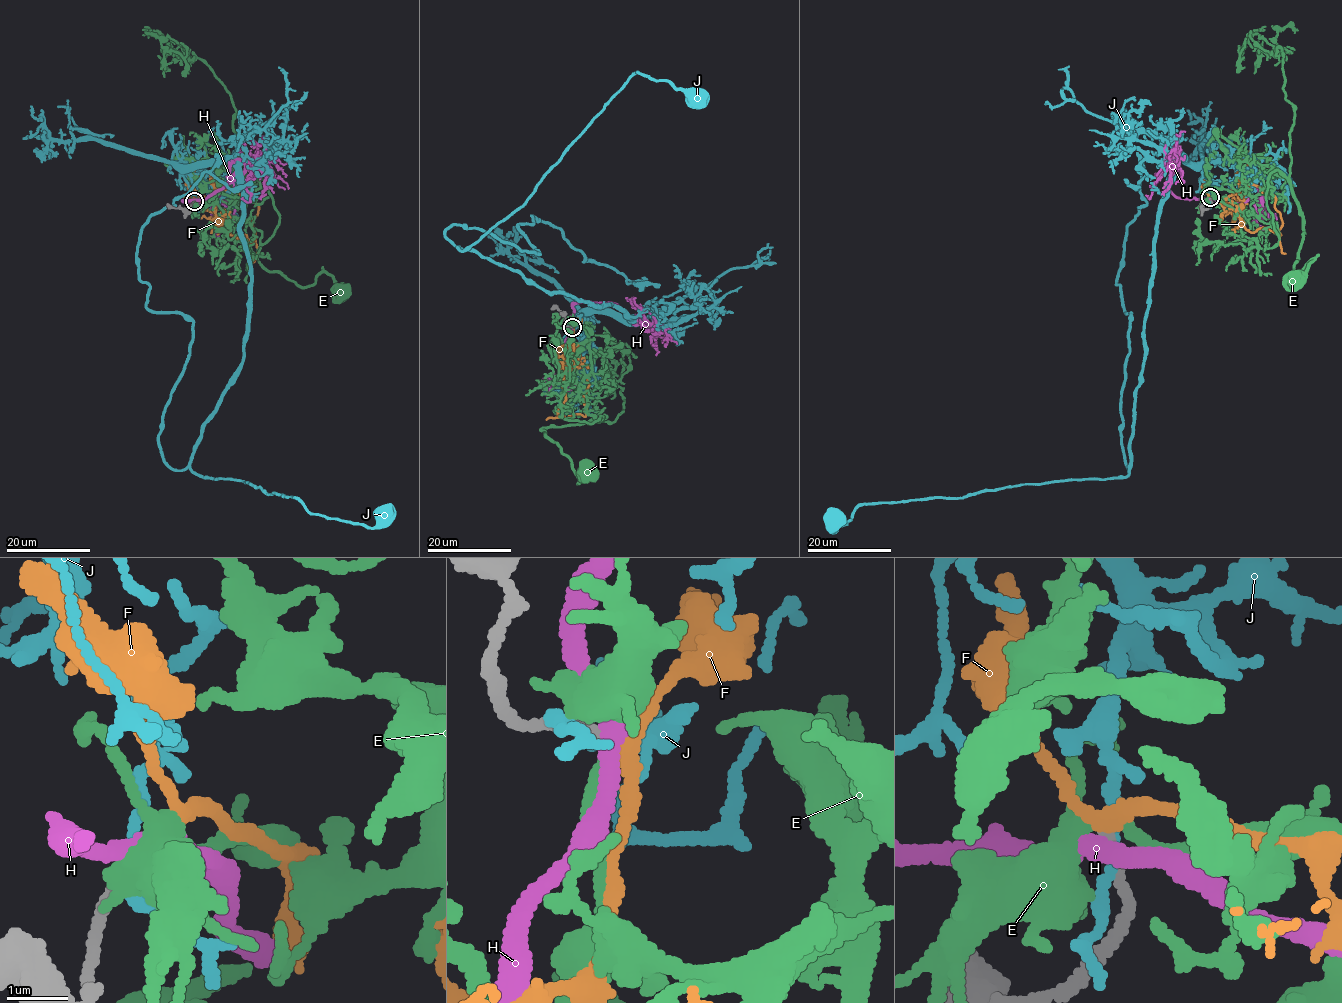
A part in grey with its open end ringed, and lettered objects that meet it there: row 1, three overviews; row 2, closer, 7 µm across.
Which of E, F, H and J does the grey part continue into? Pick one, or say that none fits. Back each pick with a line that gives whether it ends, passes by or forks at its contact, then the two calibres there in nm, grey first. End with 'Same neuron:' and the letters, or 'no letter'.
F: It passes by. Thickness 190 nm (grey) against 190 nm
Same neuron: F

